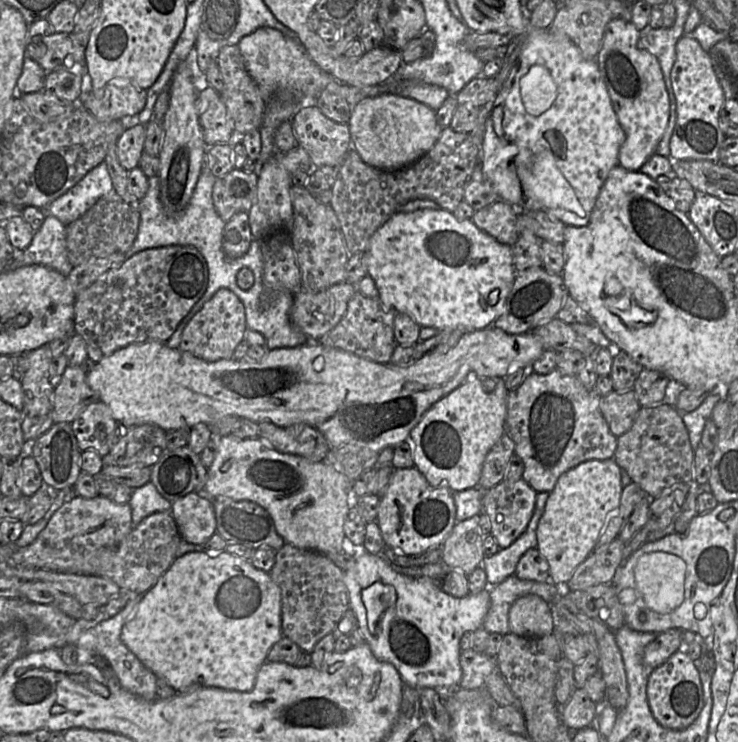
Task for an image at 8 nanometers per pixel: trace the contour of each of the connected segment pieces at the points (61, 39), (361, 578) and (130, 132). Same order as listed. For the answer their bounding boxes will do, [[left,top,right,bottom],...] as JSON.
[[24,19,86,76],[344,552,490,694],[116,121,146,171]]

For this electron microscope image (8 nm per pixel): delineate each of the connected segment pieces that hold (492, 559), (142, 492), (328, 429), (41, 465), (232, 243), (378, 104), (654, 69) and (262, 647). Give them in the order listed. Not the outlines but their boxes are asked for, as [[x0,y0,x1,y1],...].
[[481,492,550,586],[128,481,172,529],[86,325,545,452],[32,422,82,490],[222,211,252,258],[348,93,443,171],[596,19,670,171],[120,551,283,692]]

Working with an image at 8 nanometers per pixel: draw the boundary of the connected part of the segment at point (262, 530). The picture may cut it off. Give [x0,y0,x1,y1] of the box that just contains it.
[213,496,285,551]

